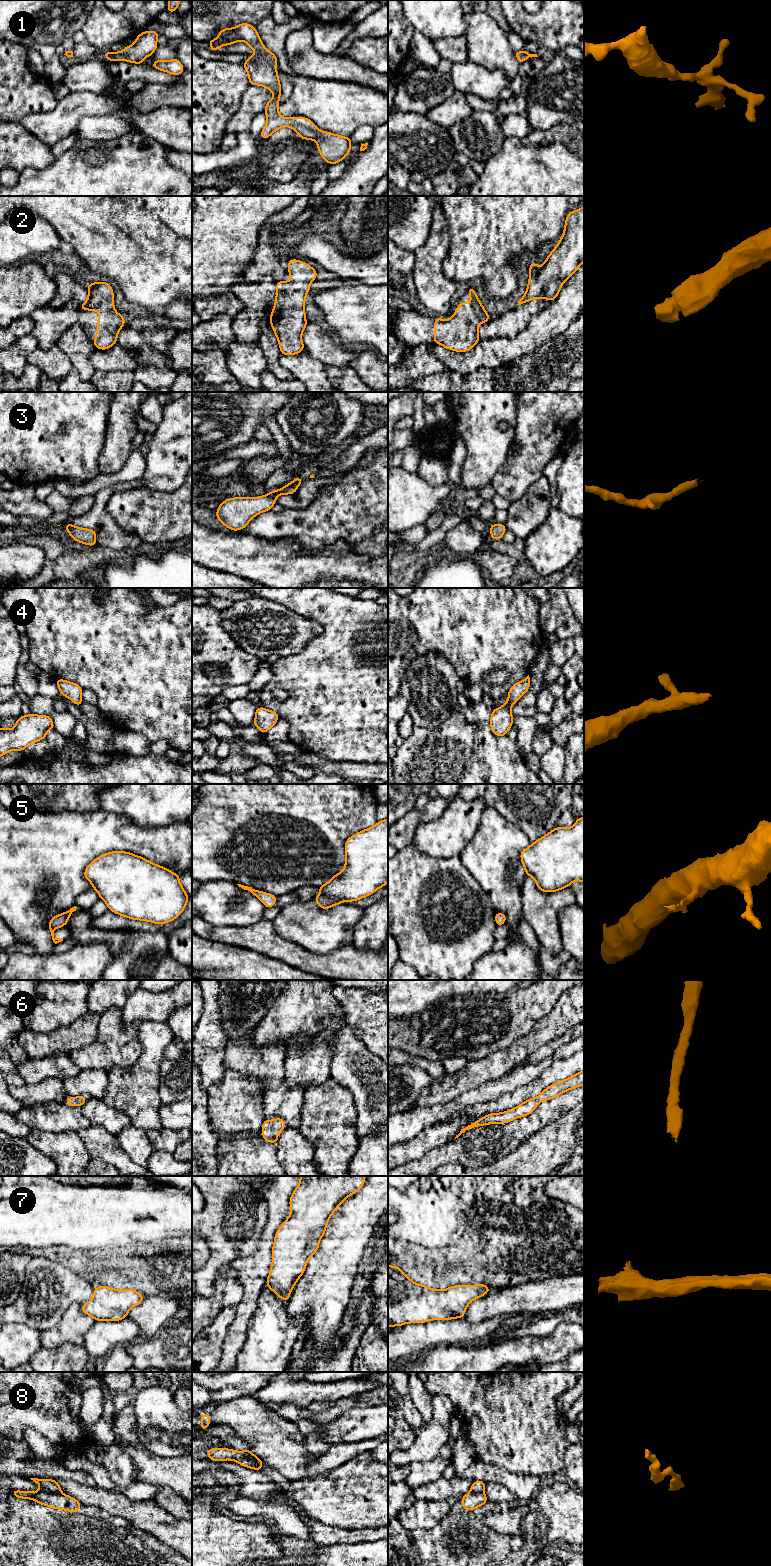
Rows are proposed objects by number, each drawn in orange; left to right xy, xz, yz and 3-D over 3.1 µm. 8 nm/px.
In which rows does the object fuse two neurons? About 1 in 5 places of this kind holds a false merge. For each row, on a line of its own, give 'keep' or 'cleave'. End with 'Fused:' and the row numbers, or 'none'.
1: keep
2: keep
3: keep
4: keep
5: keep
6: keep
7: keep
8: cleave
Fused: 8

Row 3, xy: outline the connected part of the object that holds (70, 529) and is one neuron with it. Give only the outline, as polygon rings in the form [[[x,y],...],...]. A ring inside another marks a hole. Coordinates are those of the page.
[[[70,522],[65,525],[65,529],[67,533],[73,537],[74,541],[90,546],[96,546],[97,532],[95,530],[75,527]]]

